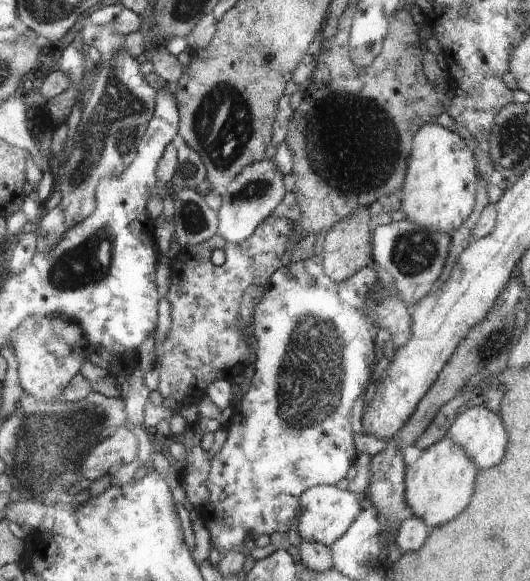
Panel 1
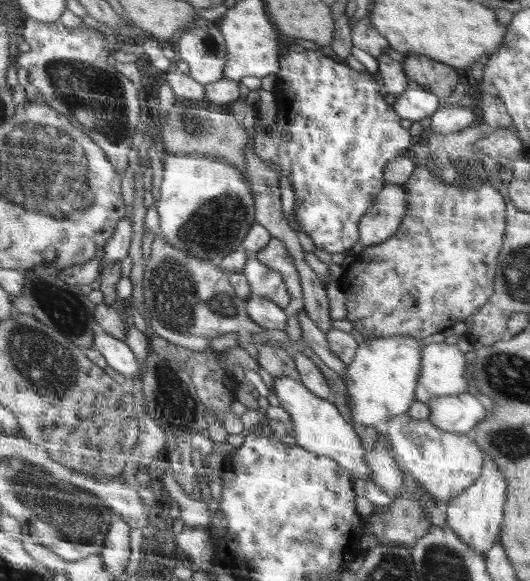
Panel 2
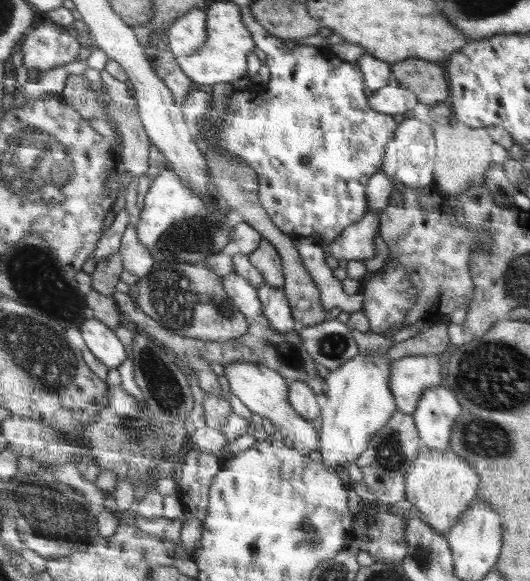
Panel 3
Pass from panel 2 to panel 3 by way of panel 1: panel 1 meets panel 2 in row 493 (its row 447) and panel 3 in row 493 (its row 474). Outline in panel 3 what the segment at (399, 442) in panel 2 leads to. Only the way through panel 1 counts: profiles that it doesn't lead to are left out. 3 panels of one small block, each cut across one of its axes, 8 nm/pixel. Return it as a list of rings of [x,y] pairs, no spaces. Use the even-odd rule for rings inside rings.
[[[420,445],[418,457],[405,474],[405,500],[415,506],[418,517],[428,523],[436,532],[446,536],[459,516],[469,509],[478,490],[478,474],[469,462],[454,454],[450,448],[444,452]]]

